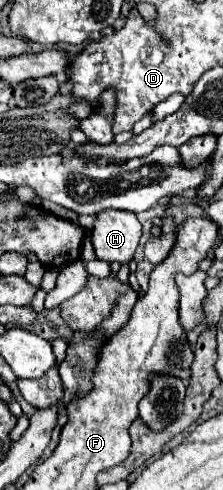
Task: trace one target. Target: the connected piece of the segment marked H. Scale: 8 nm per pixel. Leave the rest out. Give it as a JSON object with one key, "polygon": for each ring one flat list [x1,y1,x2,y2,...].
{"polygon":[[99,212,91,240,99,260,109,264,129,264,141,238,141,224,133,212]]}

